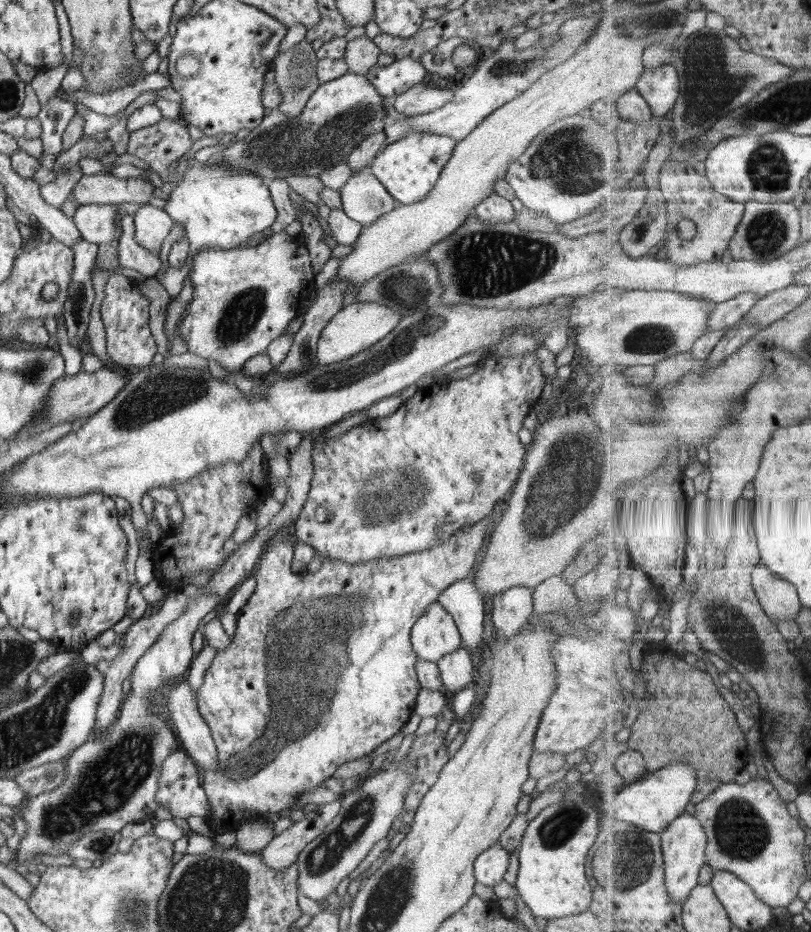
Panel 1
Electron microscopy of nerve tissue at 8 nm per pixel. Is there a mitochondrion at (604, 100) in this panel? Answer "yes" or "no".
no

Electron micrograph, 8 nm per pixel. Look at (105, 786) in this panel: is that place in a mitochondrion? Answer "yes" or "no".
yes

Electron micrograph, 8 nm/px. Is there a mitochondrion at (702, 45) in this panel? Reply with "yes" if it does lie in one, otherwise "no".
yes

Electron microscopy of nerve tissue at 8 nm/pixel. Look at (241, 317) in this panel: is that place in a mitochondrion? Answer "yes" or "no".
yes

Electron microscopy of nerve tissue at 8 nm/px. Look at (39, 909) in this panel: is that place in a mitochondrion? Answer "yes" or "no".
no

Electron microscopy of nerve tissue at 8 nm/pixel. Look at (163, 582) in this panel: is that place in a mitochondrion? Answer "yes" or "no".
no

